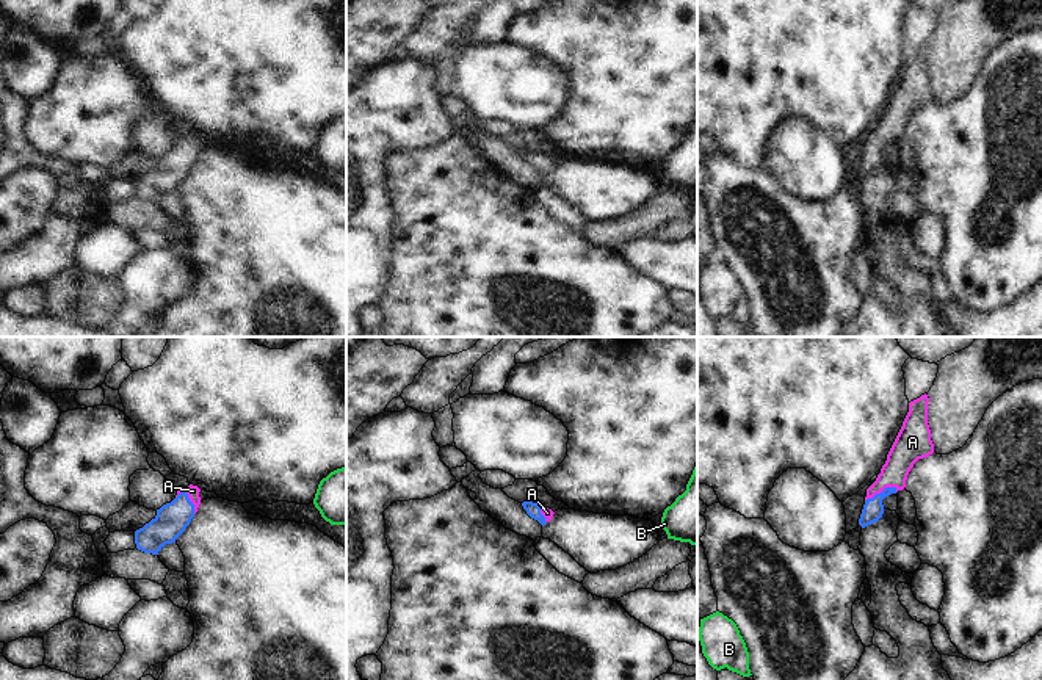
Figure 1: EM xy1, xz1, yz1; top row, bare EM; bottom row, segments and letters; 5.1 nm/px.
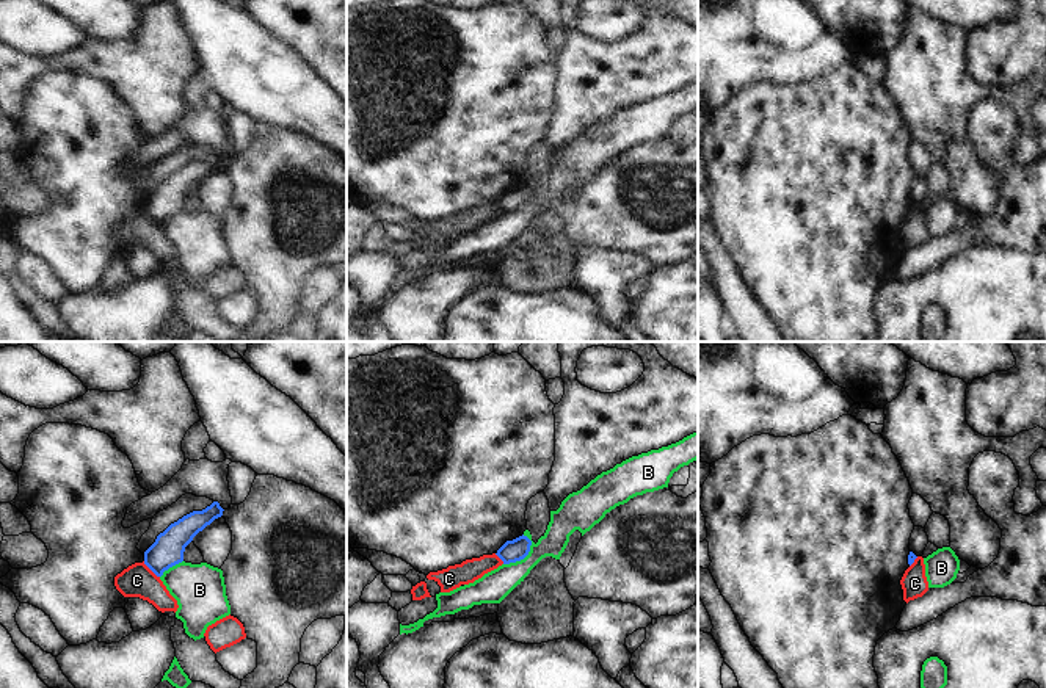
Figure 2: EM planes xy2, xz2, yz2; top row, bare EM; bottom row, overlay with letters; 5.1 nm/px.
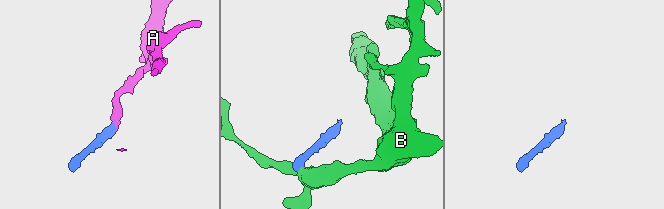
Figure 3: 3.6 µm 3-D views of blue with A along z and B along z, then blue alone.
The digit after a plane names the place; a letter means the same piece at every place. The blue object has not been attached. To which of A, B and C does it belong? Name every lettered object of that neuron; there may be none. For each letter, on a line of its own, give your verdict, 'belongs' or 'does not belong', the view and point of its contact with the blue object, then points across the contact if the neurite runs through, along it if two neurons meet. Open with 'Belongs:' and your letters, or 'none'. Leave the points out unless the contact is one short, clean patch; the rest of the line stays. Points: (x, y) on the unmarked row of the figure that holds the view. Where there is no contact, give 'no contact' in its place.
Belongs: A
A: belongs; meets blue in yz1 at (882, 140); runs through yz1 (873, 157), (873, 149), (882, 140), (906, 99)
B: does not belong; meets blue in xz2 at (524, 206); border along xz2 (526, 184), (530, 190), (530, 199), (522, 207), (504, 213)
C: does not belong; meets blue in xy2 at (151, 218); border along xy2 (143, 210), (159, 226)

